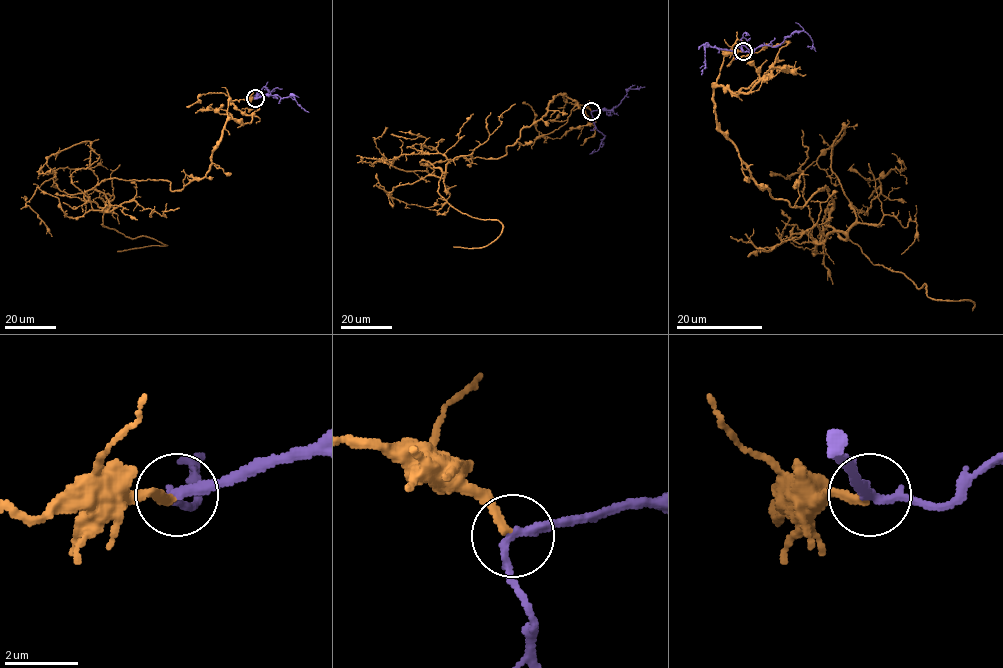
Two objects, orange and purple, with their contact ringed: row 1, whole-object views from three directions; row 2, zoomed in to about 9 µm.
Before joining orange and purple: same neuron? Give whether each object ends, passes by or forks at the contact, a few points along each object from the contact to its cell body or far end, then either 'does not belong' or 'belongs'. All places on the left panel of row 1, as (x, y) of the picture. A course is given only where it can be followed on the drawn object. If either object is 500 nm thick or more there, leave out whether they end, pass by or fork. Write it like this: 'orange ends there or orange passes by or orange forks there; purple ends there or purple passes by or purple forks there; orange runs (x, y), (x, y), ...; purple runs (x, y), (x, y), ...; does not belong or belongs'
orange ends there; purple passes by; orange runs (255, 98), (229, 102), (180, 190), (104, 179), (84, 198), (110, 211), (71, 218), (37, 187), (52, 236); purple runs (255, 98), (265, 95), (283, 98), (293, 96), (308, 112); does not belong

